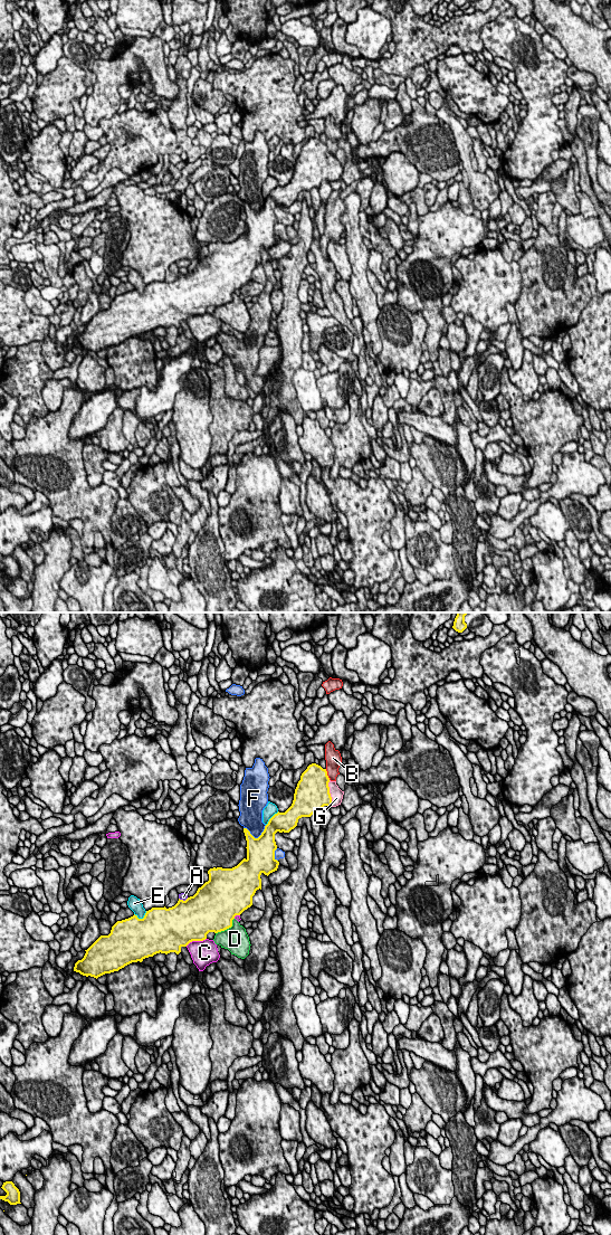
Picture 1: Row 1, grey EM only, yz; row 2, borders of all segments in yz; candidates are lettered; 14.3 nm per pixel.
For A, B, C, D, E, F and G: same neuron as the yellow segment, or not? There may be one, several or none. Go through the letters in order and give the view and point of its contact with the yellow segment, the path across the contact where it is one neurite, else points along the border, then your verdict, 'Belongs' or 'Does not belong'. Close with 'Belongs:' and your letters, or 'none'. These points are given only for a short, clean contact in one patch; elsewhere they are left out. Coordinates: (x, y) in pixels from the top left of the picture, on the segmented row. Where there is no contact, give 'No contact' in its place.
A: Touches yellow at yz (182, 900). Does not belong
B: Touches yellow at yz (326, 775). Does not belong
C: Touches yellow at yz (196, 940). Does not belong
D: Touches yellow at yz (227, 928). Does not belong
E: Touches yellow at yz (141, 919). Does not belong
F: Touches yellow at yz (256, 838). Does not belong
G: Touches yellow at yz (330, 794). Belongs
Belongs: G

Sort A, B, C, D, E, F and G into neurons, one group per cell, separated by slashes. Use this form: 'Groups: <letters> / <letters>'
Groups: A / B / C / D / E / F / G

